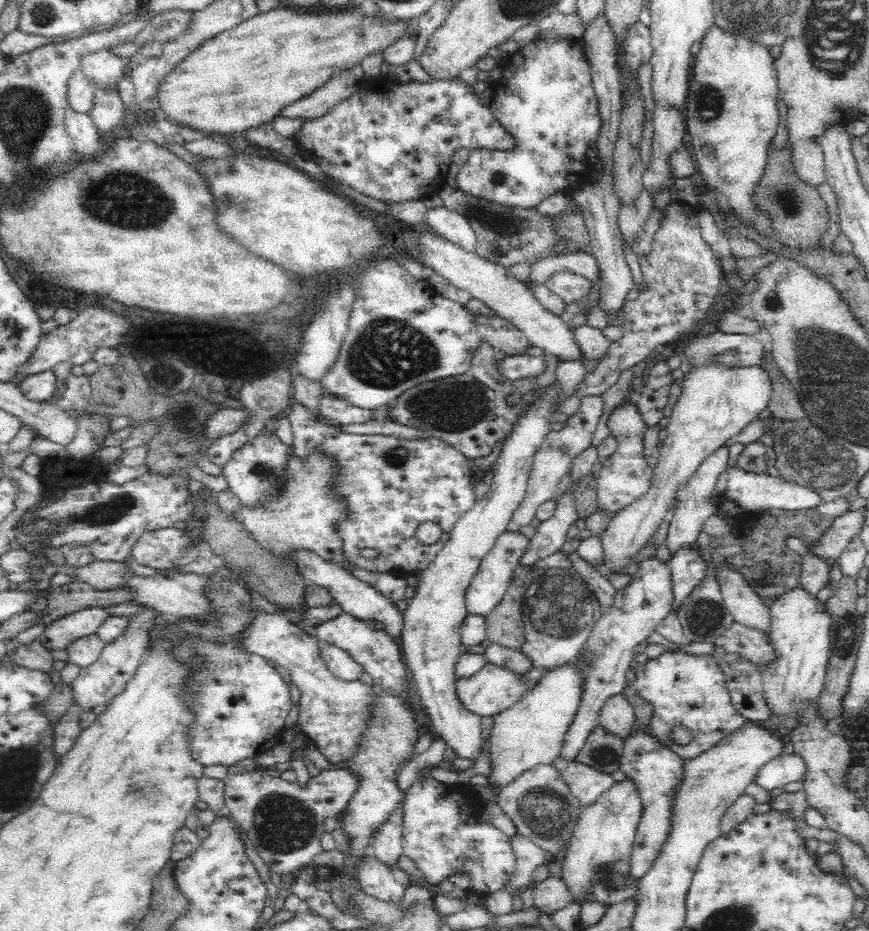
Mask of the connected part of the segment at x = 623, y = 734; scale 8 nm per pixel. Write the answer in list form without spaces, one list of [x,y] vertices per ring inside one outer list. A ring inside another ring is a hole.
[[[623,693],[615,694],[604,703],[597,721],[606,732],[626,740],[632,736],[636,724],[634,707]]]

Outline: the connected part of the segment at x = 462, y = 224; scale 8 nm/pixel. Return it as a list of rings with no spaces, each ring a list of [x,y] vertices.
[[[444,205],[430,208],[426,211],[427,227],[432,227],[438,235],[464,248],[468,252],[475,252],[477,236],[468,224],[467,218]]]

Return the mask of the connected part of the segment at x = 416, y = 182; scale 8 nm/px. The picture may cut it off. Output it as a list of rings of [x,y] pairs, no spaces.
[[[460,77],[454,80],[432,79],[428,83],[395,83],[386,92],[374,88],[357,90],[326,114],[303,120],[293,141],[297,152],[315,162],[322,172],[366,196],[397,202],[418,200],[442,190],[448,168],[453,163],[452,156],[460,148],[512,150],[516,146],[514,136],[500,124],[492,109],[480,101],[481,97]]]

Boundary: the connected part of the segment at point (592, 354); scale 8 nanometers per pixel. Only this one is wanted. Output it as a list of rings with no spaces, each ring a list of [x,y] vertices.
[[[585,324],[575,326],[573,332],[582,364],[600,361],[607,354],[611,342],[604,338],[602,330]]]

